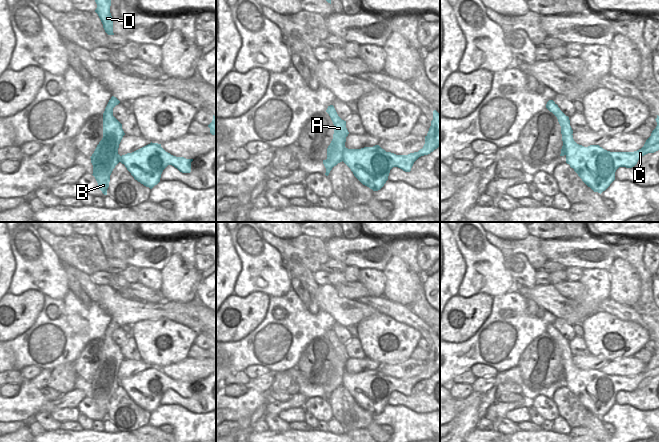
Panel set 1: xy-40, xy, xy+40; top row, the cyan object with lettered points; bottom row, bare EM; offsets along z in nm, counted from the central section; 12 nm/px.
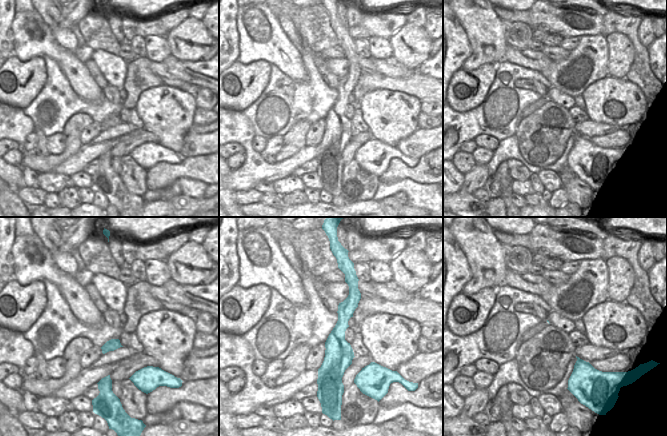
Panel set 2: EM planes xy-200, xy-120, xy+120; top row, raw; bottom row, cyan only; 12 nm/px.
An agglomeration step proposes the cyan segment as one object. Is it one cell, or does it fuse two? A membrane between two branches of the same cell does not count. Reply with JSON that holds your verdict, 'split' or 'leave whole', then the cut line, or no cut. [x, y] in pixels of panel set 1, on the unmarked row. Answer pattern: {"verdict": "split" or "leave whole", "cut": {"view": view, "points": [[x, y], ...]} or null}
{"verdict": "split", "cut": {"view": "xy+40", "points": [[571, 358], [566, 361], [565, 378]]}}

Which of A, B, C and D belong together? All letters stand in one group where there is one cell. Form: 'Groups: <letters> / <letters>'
Groups: A B D / C.

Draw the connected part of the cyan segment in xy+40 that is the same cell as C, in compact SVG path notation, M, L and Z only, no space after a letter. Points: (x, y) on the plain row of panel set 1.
M659 340L656 352L644 370L634 376L610 376L599 369L584 371L577 368L573 359L566 360L566 387L578 398L582 405L594 416L602 417L615 404L619 391L632 392L638 384L659 374Z

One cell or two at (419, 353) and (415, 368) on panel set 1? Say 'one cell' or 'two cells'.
two cells

